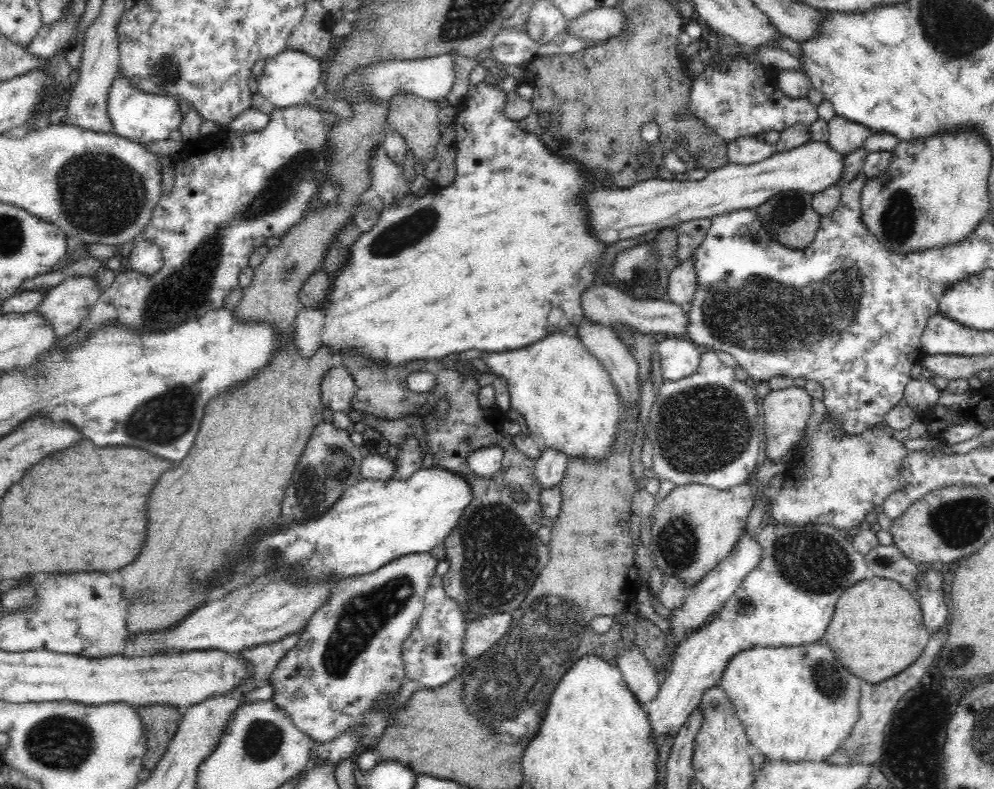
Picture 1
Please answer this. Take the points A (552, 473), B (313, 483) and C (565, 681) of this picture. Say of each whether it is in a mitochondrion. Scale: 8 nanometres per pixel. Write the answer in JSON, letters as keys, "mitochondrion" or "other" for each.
{"A":"other","B":"mitochondrion","C":"mitochondrion"}

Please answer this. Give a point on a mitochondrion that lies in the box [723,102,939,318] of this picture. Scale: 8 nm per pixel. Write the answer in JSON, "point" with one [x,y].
{"point":[897,219]}

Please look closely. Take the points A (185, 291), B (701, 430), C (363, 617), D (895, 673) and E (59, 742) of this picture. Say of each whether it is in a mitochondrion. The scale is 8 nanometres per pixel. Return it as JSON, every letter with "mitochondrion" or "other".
{"A":"mitochondrion","B":"mitochondrion","C":"mitochondrion","D":"other","E":"mitochondrion"}

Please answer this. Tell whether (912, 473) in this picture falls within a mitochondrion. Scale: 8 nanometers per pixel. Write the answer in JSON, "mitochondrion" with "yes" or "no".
{"mitochondrion":"no"}

